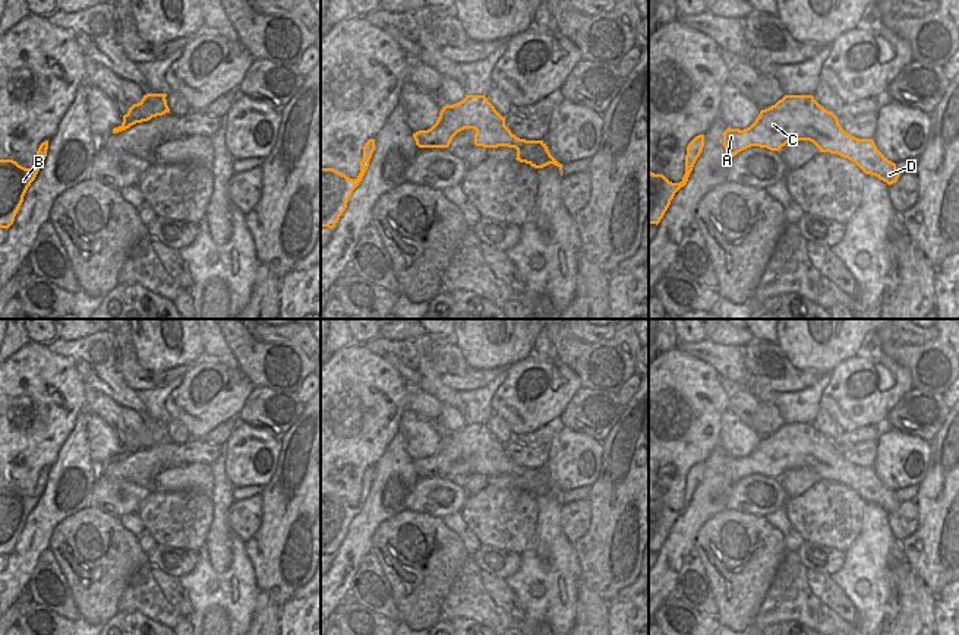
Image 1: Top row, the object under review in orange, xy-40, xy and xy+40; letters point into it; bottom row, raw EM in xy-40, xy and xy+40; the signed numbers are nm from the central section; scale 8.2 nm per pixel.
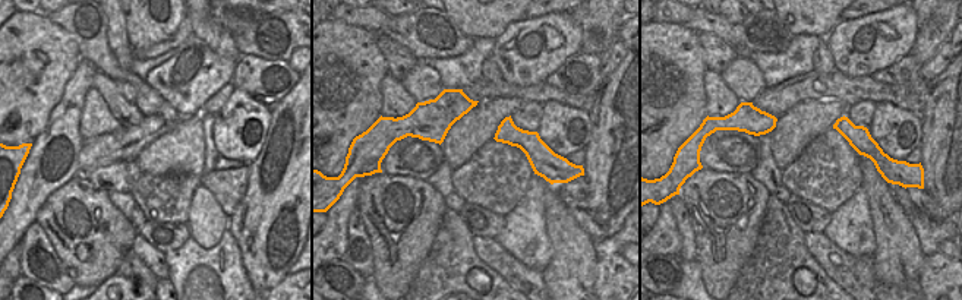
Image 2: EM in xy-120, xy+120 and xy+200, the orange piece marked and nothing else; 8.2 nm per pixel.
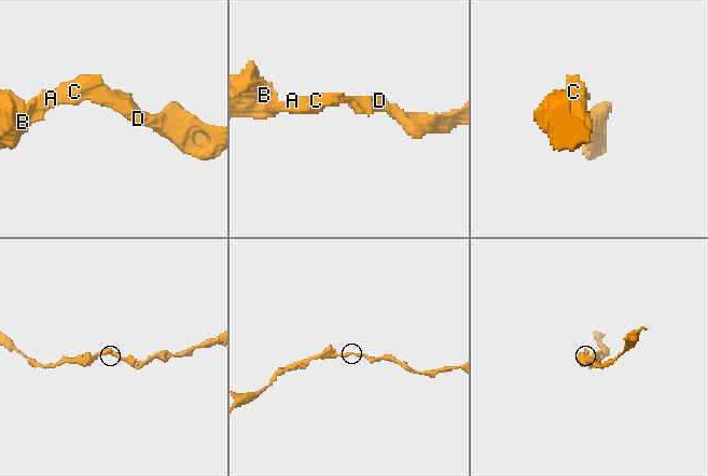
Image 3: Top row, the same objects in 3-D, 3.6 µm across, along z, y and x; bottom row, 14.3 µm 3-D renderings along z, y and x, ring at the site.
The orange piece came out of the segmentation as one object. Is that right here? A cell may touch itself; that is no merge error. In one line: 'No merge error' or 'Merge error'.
No merge error

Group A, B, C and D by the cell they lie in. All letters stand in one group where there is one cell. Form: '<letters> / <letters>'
A B C D

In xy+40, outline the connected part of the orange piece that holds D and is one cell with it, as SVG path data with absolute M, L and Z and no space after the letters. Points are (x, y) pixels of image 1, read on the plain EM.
M785 423L775 433L761 437L750 455L728 455L723 459L723 474L732 484L751 474L779 478L791 468L810 468L820 480L848 486L865 502L876 503L889 514L900 503L896 492L877 477L873 467L846 461L837 445L813 423Z

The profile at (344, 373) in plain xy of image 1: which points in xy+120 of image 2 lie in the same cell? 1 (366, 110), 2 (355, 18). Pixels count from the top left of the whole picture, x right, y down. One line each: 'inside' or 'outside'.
1: inside
2: outside

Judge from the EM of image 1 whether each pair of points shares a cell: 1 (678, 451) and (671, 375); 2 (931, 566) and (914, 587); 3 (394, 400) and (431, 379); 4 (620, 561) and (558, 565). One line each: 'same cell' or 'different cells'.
1: same cell
2: different cells
3: different cells
4: different cells

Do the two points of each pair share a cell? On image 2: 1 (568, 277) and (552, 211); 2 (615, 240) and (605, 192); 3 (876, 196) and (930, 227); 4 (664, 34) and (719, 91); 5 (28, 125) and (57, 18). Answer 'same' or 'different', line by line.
1: same
2: different
3: different
4: different
5: different

